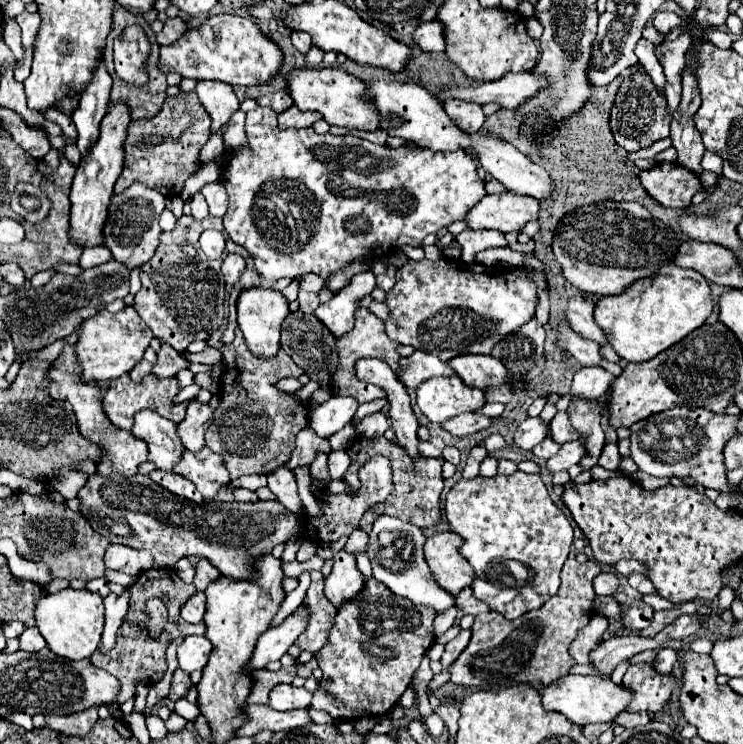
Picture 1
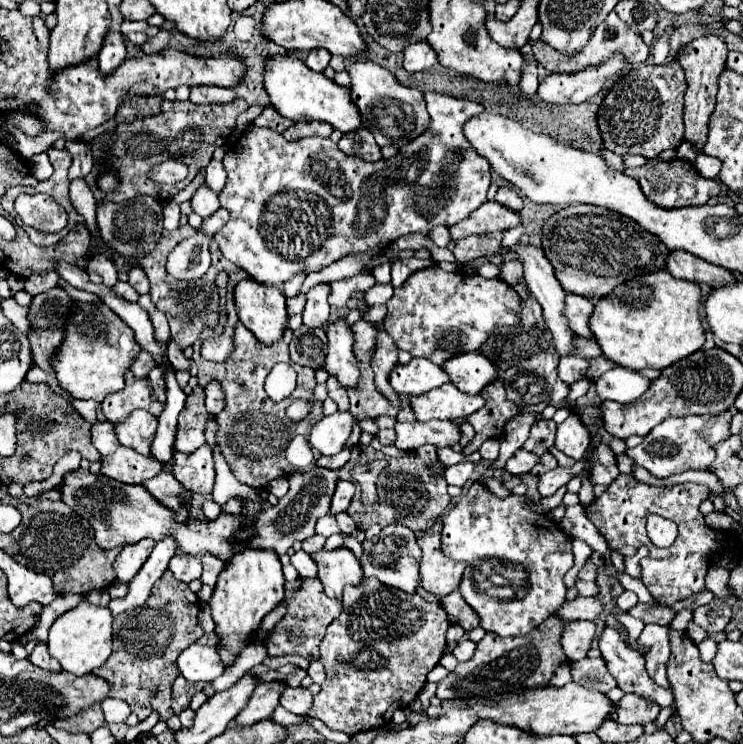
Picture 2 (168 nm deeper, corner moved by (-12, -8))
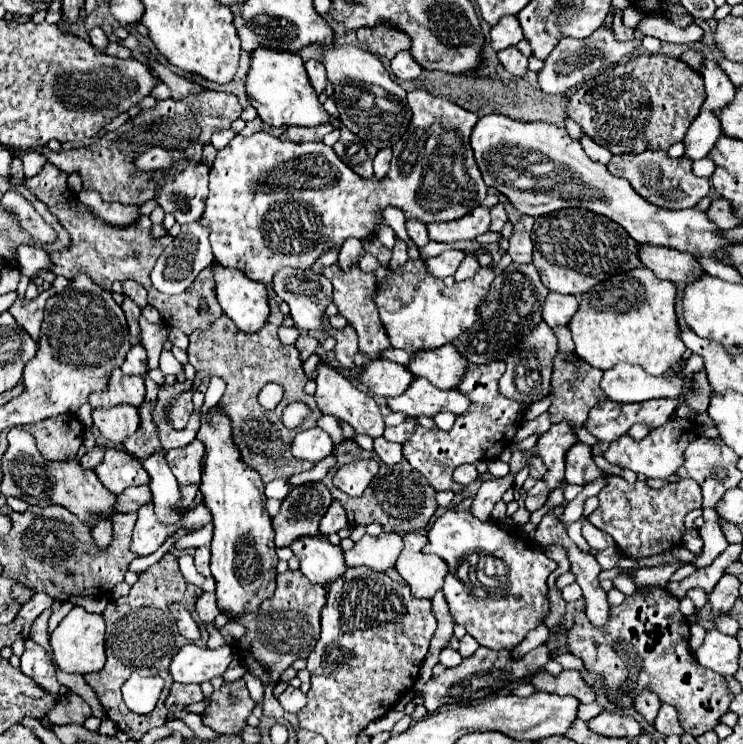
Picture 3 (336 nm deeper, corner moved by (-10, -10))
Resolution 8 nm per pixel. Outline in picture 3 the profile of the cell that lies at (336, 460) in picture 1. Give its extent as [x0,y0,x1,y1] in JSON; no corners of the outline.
[320,502,348,536]

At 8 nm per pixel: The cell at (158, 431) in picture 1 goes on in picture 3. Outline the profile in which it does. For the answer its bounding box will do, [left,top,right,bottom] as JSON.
[92,404,140,444]

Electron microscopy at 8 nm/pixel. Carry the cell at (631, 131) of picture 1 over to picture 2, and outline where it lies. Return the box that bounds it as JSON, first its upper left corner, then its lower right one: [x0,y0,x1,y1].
[598,62,686,158]

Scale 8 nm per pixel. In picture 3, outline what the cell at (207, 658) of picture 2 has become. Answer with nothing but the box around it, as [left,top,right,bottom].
[168,644,234,684]

